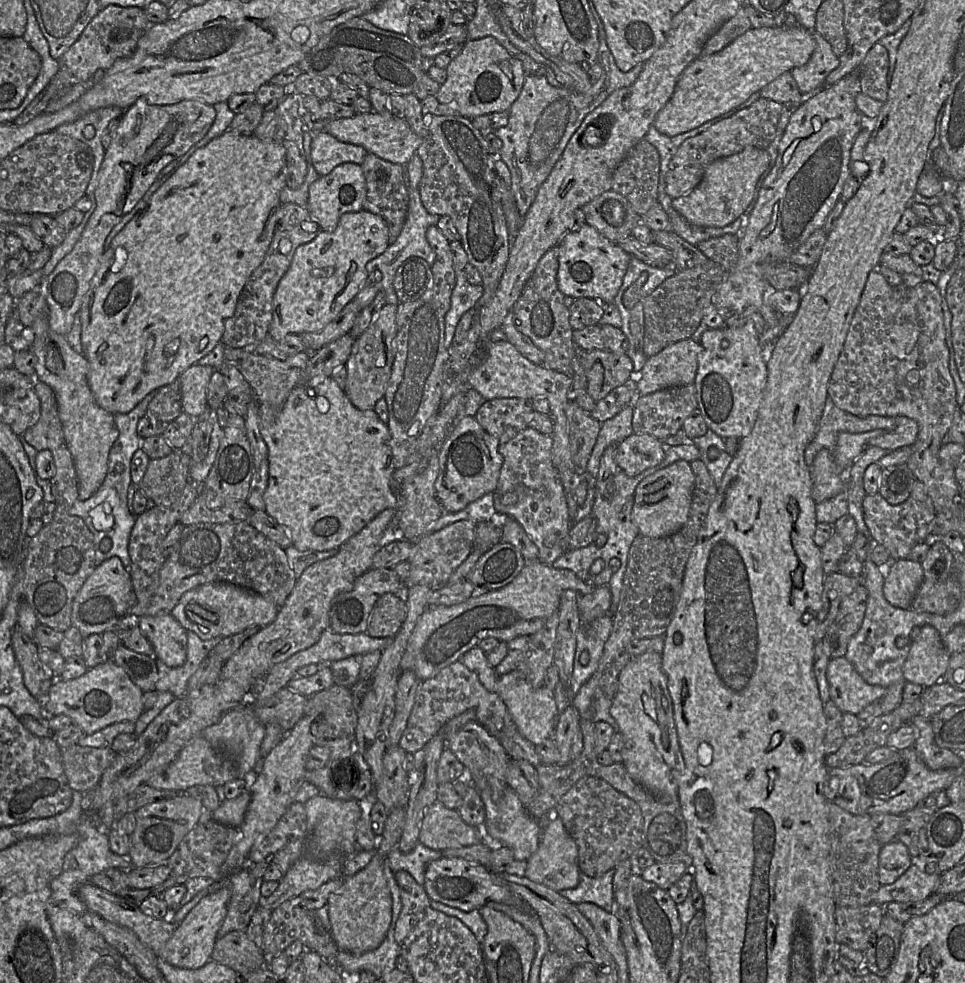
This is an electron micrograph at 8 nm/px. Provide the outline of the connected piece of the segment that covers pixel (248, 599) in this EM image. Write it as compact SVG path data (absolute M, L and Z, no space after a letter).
M211 582L182 595L170 614L201 640L225 638L250 628L263 628L272 623L279 607L262 595L225 582Z

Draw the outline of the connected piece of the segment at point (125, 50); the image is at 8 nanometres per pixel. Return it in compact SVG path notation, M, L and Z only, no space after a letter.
M108 5L89 22L76 42L63 54L60 65L66 68L76 81L86 82L98 69L105 71L117 59L130 56L149 26L143 9Z

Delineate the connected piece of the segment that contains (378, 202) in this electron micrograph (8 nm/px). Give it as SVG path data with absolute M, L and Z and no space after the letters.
M368 153L364 159L362 170L366 182L366 197L363 209L380 216L388 226L389 245L399 237L408 216L409 191L404 182L404 166L385 161Z

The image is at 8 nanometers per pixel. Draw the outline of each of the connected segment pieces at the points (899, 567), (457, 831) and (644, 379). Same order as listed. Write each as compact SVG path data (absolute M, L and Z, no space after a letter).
M910 559L891 561L884 569L883 593L894 607L911 608L912 601L924 581L921 563Z
M437 801L426 810L418 843L429 849L443 851L483 842L485 834L482 828L467 825L457 810L448 809Z
M690 337L672 343L659 353L648 357L644 362L641 371L636 372L638 395L644 396L669 387L693 384L698 368L698 354L700 351L700 341Z

